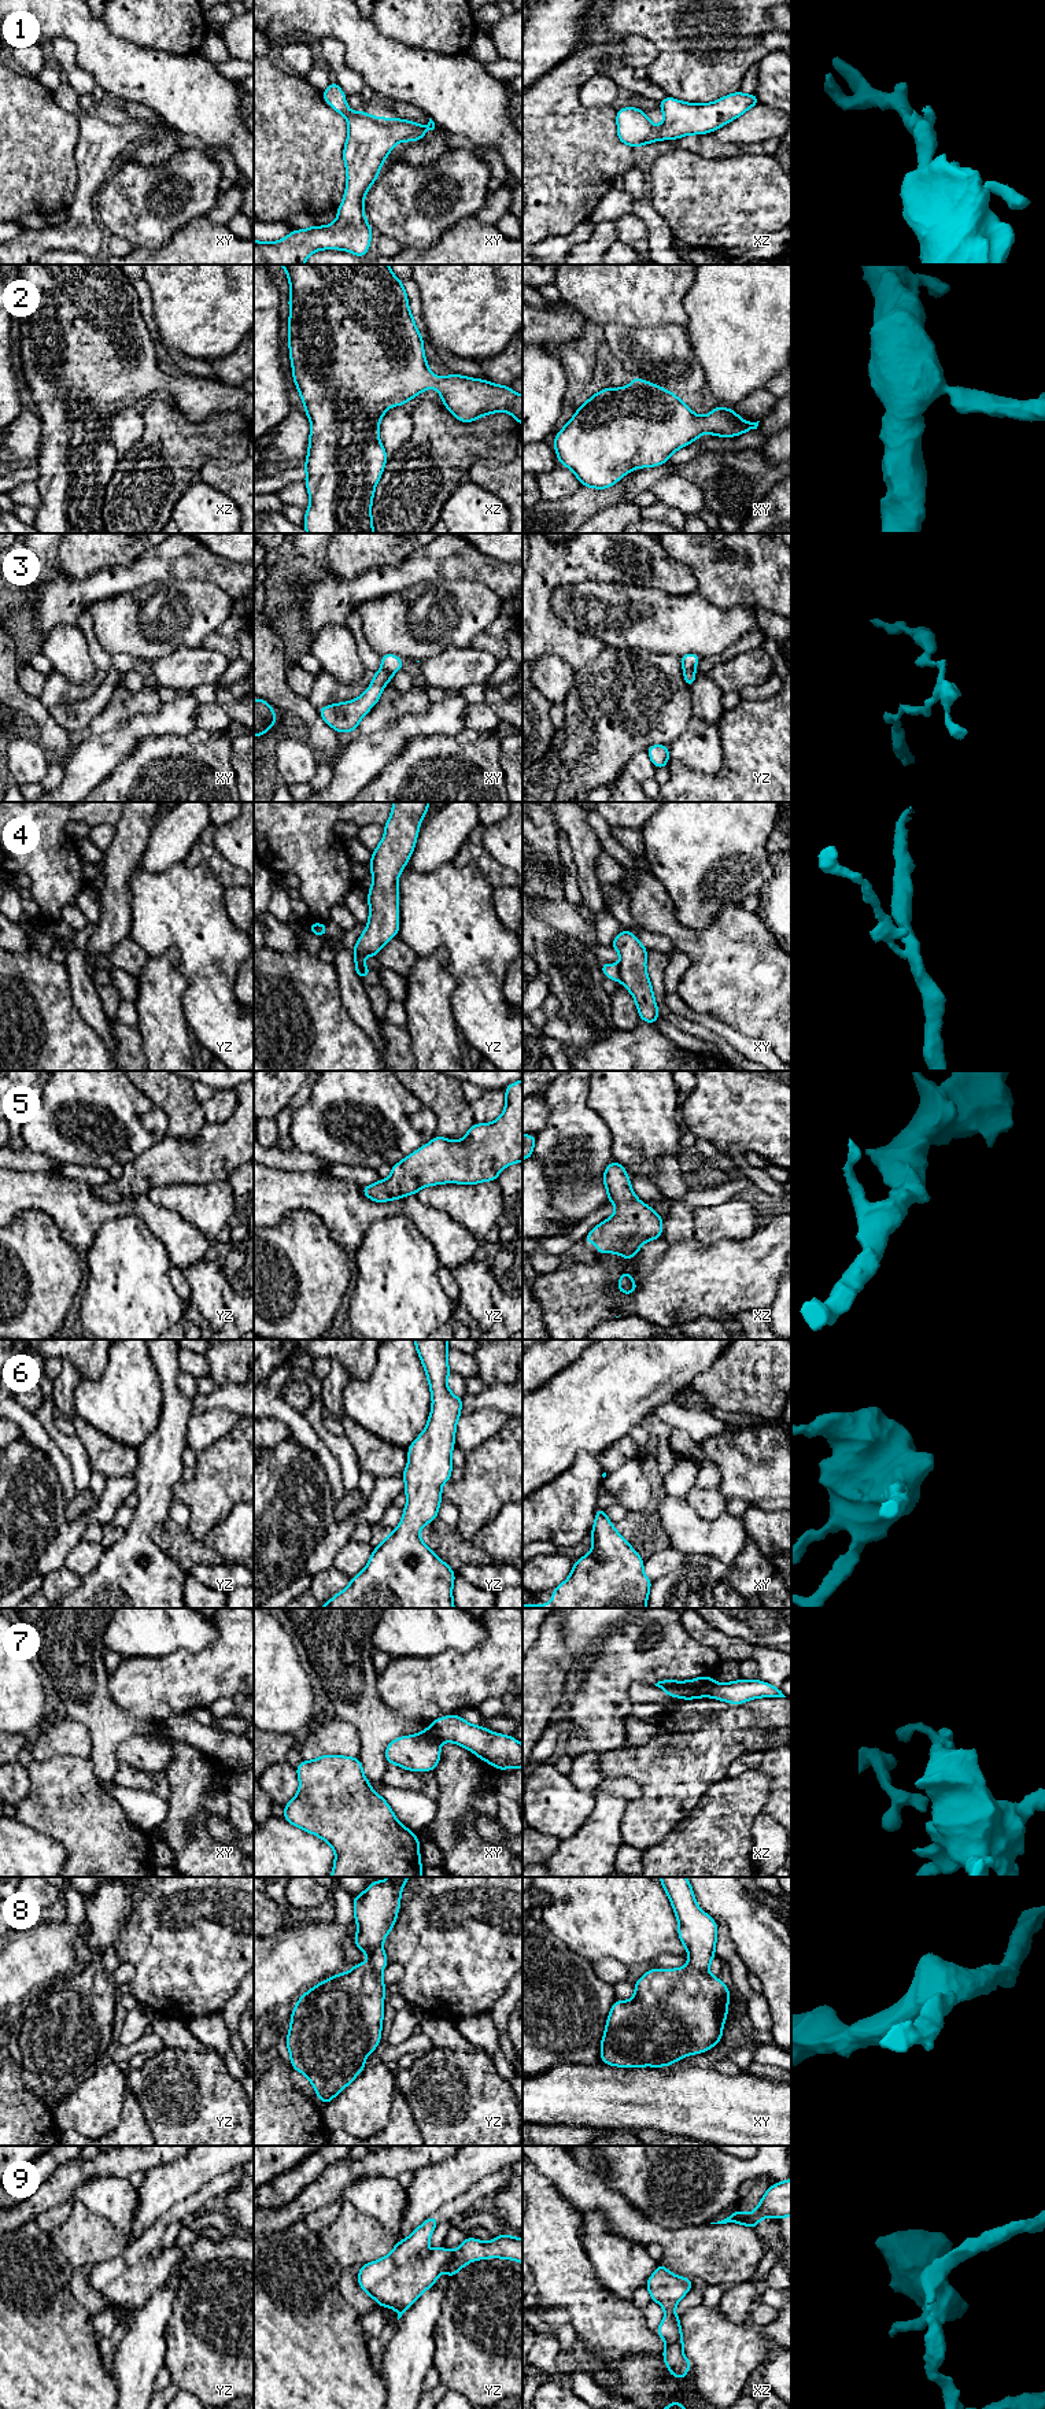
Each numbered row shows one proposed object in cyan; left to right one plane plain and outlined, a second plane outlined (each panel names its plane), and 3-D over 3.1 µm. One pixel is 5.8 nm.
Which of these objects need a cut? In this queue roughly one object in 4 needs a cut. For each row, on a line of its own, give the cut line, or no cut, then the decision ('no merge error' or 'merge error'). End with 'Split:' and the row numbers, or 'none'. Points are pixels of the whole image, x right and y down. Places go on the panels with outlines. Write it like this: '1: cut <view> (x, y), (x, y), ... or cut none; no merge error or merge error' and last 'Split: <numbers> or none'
1: cut none; no merge error
2: cut none; no merge error
3: cut yz (693, 668), (683, 671); merge error
4: cut xy (617, 967), (620, 976); merge error
5: cut none; no merge error
6: cut none; no merge error
7: cut xy (428, 1728), (443, 1740); merge error
8: cut none; no merge error
9: cut none; no merge error
Split: 3, 4, 7

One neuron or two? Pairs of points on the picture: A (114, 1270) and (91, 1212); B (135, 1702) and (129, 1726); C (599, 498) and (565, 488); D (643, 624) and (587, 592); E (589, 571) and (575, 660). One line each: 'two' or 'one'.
A: two
B: two
C: two
D: one
E: one

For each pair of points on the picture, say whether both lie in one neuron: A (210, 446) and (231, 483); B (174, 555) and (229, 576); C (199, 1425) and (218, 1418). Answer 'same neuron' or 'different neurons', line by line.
A: different neurons
B: same neuron
C: same neuron

